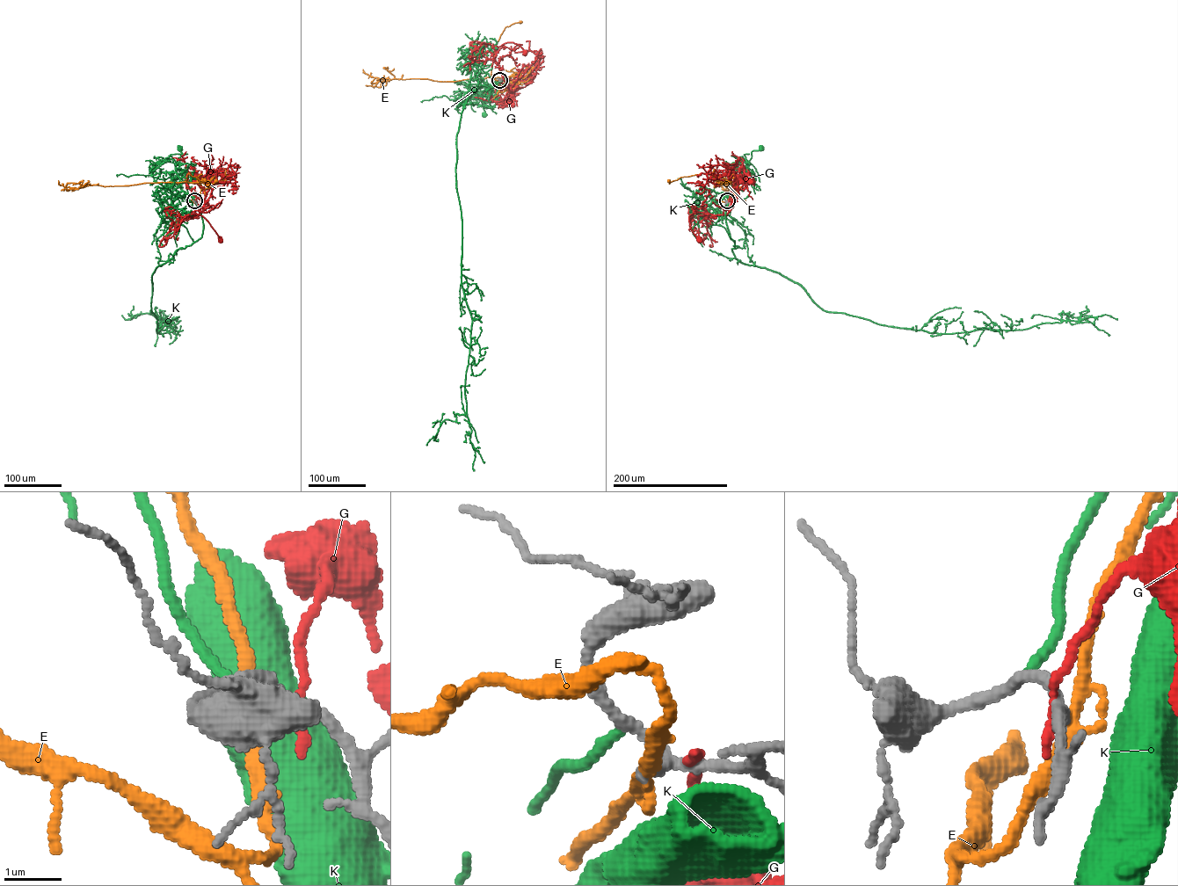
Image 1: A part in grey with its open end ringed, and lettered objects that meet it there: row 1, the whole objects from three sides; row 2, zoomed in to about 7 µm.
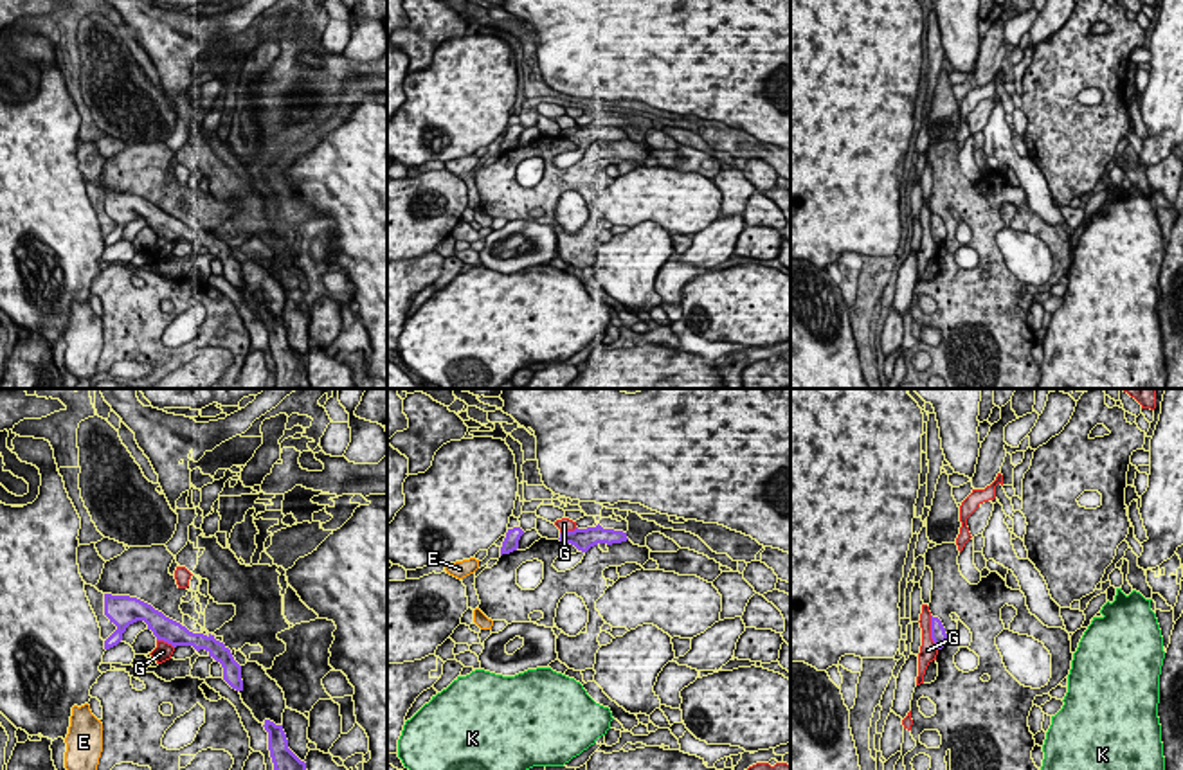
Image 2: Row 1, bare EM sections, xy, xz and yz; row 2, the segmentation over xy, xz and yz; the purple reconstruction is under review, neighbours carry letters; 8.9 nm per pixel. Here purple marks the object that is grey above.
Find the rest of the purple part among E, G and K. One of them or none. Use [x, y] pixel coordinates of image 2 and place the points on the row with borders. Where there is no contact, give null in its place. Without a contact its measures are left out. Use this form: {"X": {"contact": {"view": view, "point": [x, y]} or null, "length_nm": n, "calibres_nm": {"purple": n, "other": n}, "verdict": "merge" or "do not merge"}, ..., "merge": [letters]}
{"E": {"contact": null, "verdict": "do not merge"}, "G": {"contact": {"view": "yz", "point": [931, 632]}, "length_nm": 320, "calibres_nm": {"purple": 140, "other": 160}, "verdict": "do not merge"}, "K": {"contact": null, "verdict": "merge"}, "merge": ["K"]}

